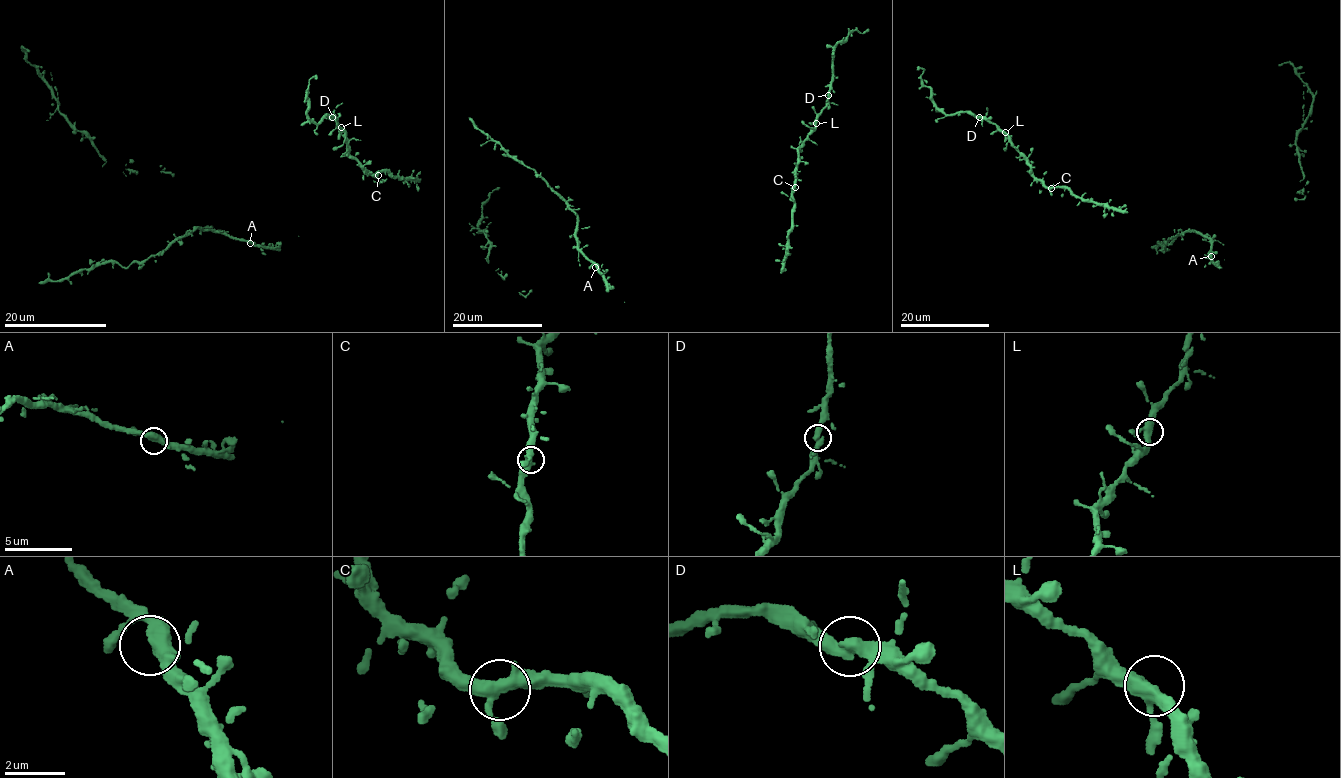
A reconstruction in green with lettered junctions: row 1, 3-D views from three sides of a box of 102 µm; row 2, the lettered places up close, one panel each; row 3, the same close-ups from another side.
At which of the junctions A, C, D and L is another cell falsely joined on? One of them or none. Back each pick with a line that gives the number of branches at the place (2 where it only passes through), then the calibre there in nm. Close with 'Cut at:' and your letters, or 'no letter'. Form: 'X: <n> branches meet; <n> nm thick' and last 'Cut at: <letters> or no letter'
Cut at: no letter

